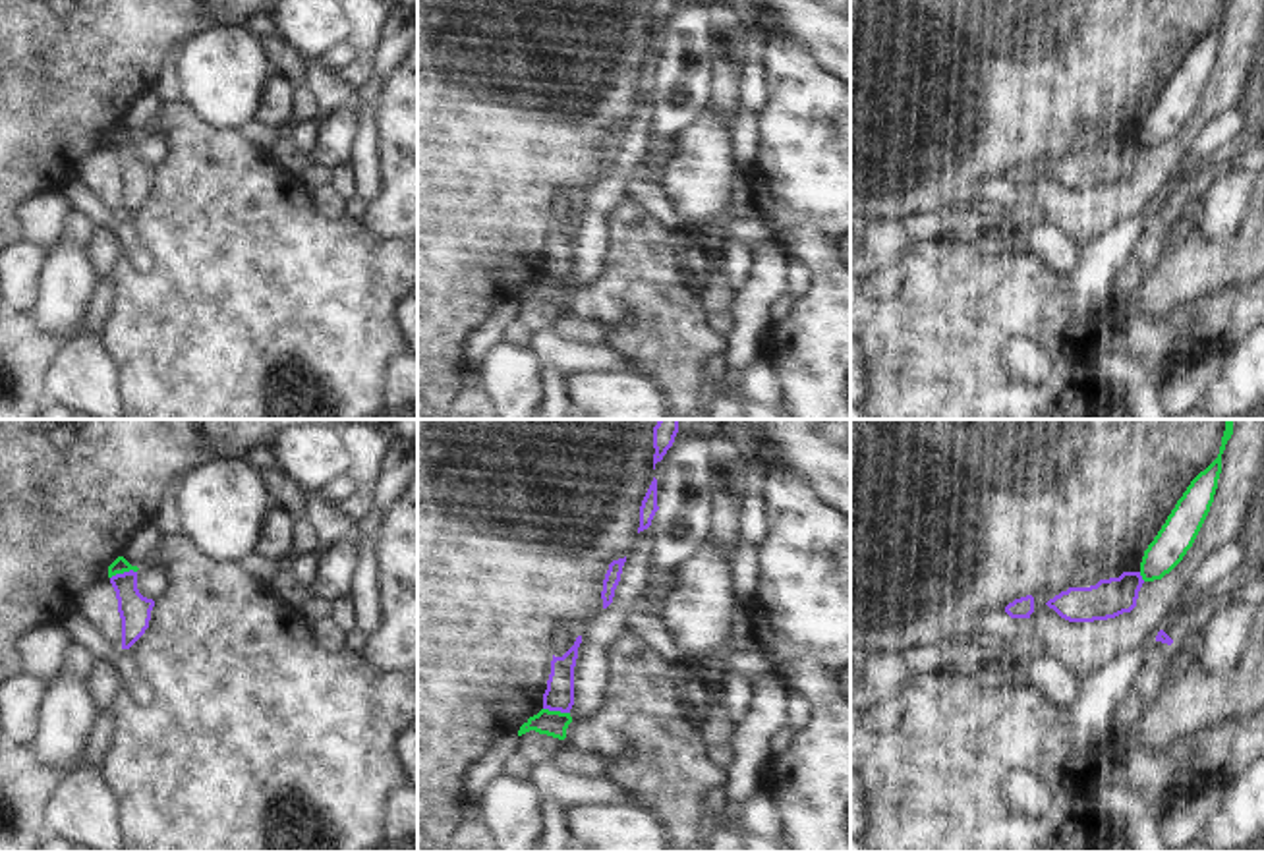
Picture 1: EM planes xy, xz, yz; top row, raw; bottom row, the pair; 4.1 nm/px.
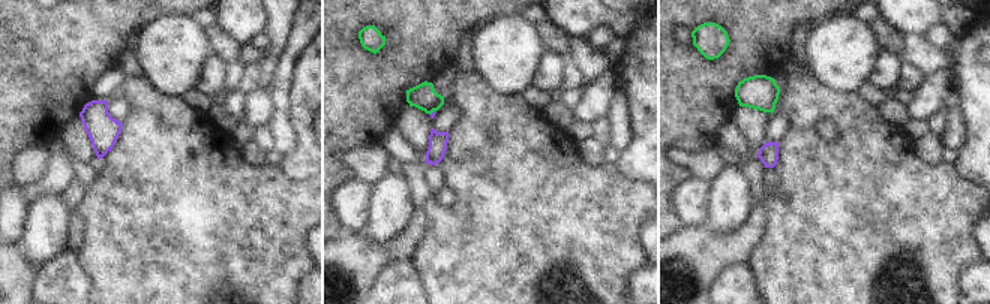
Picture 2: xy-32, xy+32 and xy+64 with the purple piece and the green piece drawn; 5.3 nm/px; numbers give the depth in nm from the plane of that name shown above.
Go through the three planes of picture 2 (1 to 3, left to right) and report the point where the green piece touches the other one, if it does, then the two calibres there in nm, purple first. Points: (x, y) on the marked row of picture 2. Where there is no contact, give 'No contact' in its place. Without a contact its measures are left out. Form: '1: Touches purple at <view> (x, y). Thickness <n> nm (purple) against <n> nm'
1: No contact
2: Touches purple at xy+32 (434, 111). Thickness 20 nm (purple) against 140 nm
3: No contact

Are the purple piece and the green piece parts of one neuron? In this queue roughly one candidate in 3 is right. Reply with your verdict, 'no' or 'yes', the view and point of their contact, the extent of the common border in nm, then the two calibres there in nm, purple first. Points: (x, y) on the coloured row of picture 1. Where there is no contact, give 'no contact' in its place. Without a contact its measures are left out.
no; meets purple in xy at (124, 572); contact 120 nm long; 130 nm thick on the purple side, 70 nm on the other

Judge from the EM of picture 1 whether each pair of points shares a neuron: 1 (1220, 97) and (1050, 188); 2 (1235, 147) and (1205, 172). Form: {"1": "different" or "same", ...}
{"1": "same", "2": "same"}

